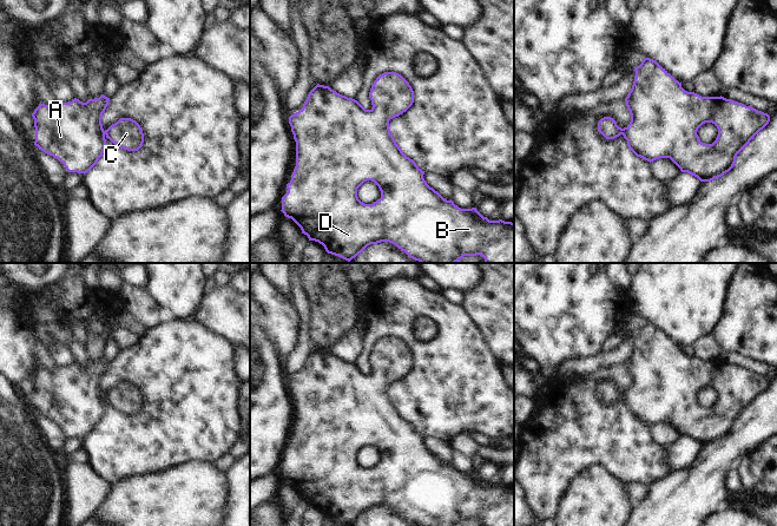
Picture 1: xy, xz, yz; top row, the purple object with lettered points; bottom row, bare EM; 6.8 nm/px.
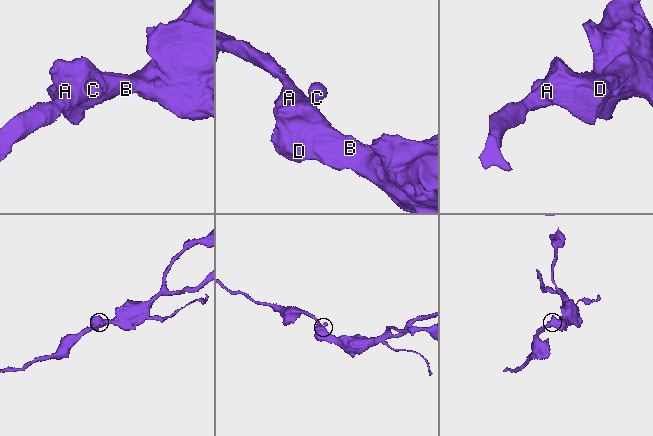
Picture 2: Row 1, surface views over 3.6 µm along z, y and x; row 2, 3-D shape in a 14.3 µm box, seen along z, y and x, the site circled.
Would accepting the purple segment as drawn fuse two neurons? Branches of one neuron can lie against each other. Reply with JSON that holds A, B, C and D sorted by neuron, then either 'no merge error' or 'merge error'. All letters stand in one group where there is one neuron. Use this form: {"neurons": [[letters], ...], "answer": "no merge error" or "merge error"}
{"neurons": [["A", "B", "C", "D"]], "answer": "no merge error"}

